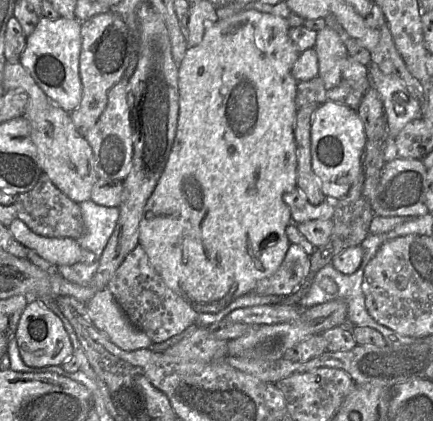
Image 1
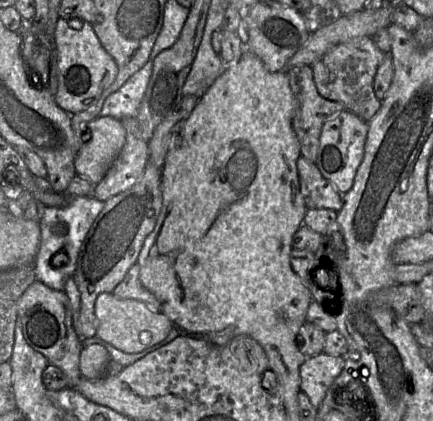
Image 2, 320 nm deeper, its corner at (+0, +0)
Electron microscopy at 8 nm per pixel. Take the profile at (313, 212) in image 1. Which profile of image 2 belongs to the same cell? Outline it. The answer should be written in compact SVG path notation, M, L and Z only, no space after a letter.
M302 155L297 160L300 191L309 208L333 209L338 212L343 205L342 195L320 172L316 163Z

